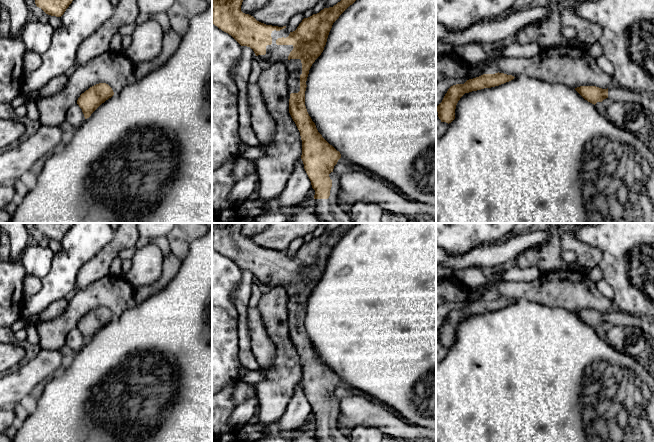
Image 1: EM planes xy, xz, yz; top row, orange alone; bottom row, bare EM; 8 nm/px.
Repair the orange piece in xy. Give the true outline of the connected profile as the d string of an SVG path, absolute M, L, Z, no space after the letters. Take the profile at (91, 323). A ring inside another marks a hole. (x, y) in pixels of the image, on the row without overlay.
M99 307L82 317L77 324L77 328L82 333L85 343L87 343L102 327L113 319L114 316L108 308Z

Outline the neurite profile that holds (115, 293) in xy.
M122 276L100 278L78 291L60 316L36 323L41 349L60 350L65 345L68 333L77 327L82 317L96 308L106 307L114 318L118 318L136 305L134 295L135 288Z

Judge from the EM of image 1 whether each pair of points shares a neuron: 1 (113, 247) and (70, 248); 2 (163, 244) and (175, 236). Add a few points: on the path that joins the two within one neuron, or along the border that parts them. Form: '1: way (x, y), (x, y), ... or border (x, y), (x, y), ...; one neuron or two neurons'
1: border (114, 233), (111, 240), (85, 262); two neurons
2: border (166, 236), (171, 251); two neurons

